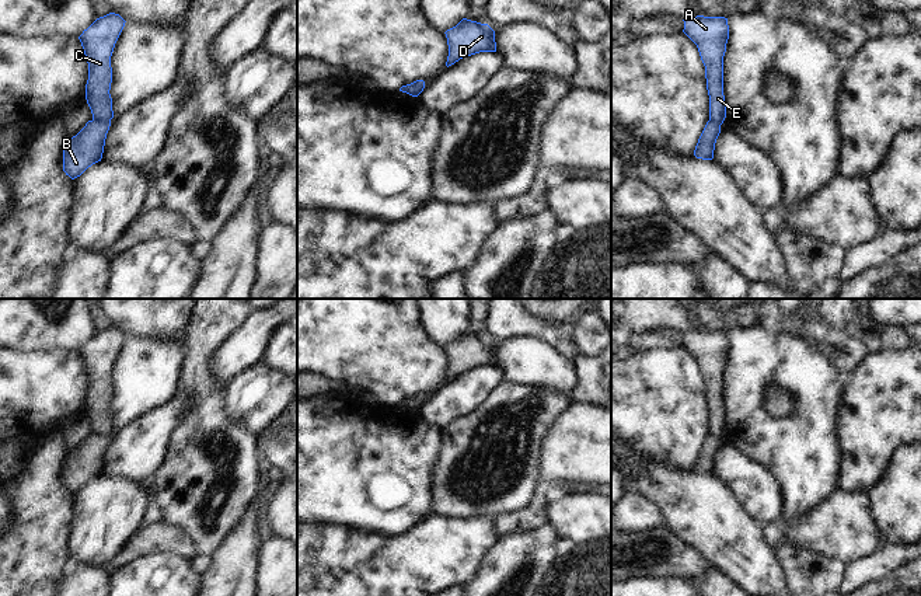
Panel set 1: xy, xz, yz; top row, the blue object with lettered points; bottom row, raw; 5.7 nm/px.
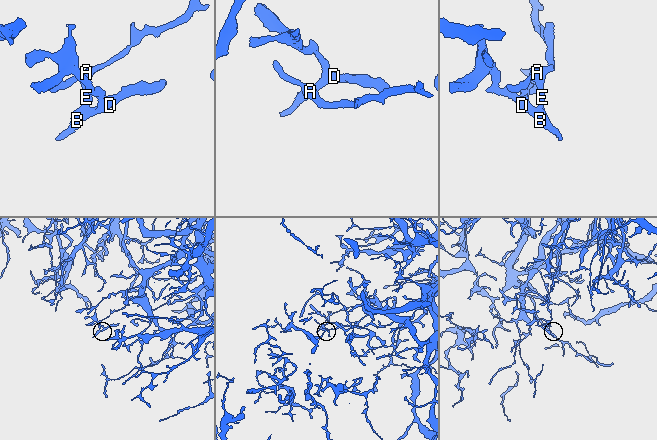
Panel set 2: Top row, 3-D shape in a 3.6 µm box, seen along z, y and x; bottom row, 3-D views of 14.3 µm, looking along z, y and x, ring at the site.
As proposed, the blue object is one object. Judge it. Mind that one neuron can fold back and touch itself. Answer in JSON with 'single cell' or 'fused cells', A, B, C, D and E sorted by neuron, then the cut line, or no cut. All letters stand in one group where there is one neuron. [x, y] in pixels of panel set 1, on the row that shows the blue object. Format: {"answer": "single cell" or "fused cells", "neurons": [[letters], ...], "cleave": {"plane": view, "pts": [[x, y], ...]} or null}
{"answer": "fused cells", "neurons": [["A", "C", "E"], ["B", "D"]], "cleave": {"plane": "xz", "pts": [[424, 86], [412, 86], [405, 91]]}}

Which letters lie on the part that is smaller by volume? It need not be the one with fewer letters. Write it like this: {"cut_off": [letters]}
{"cut_off": ["B", "D"]}

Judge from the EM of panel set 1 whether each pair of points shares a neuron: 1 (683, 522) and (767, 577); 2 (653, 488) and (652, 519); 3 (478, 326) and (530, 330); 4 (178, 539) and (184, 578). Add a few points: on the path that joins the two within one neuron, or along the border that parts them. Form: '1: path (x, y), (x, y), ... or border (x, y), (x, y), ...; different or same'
1: path (704, 522), (711, 522), (746, 557); same
2: border (625, 488), (646, 497), (666, 522); different
3: border (488, 313), (485, 337); different
4: border (147, 557), (178, 554), (201, 565); different

